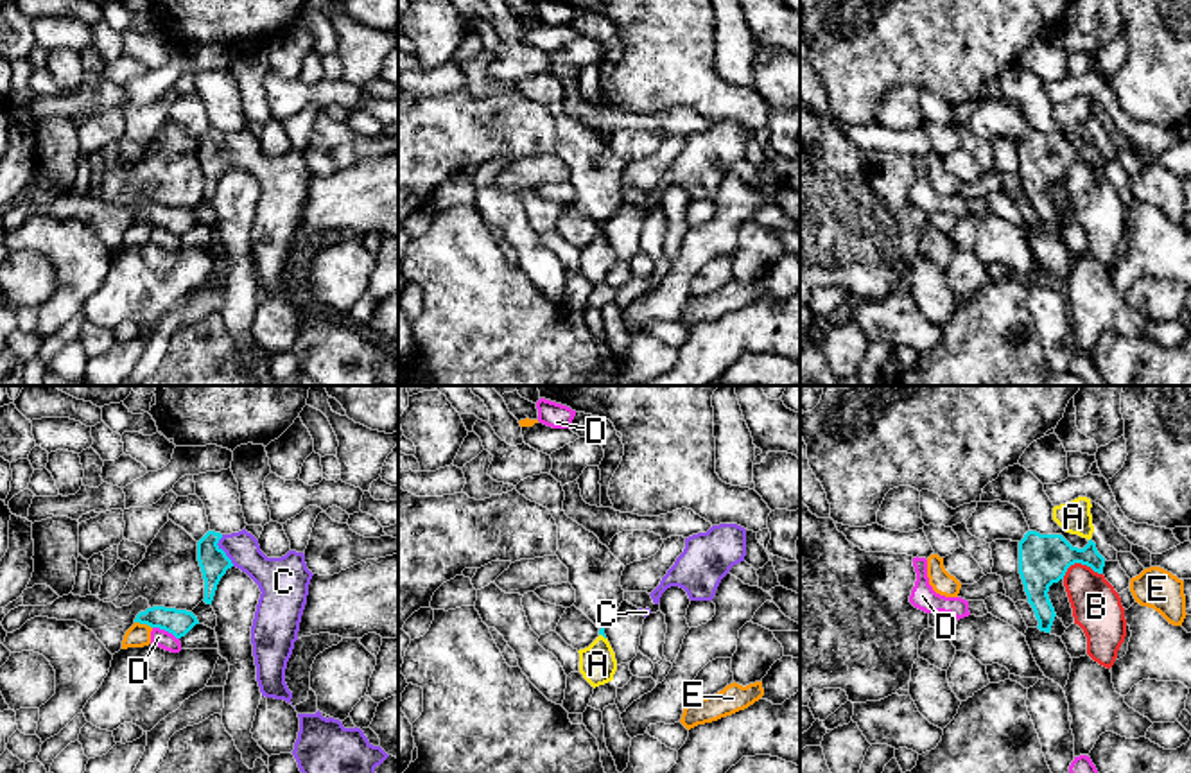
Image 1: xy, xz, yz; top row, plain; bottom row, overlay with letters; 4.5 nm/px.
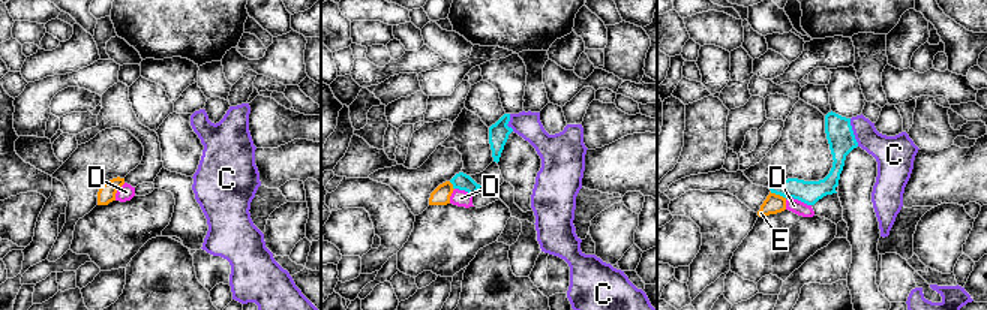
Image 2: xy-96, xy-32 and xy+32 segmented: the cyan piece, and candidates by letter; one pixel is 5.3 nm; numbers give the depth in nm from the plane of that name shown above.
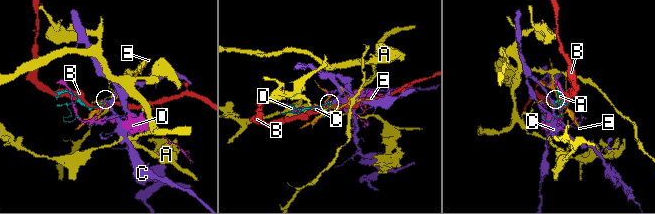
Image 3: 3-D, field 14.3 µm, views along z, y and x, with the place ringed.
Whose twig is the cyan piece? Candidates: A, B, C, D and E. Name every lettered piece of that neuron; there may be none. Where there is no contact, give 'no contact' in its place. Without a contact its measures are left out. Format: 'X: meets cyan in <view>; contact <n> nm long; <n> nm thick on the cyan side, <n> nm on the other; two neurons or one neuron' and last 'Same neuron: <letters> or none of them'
A: meets cyan in xz; contact 40 nm long; 30 nm thick on the cyan side, 170 nm on the other; two neurons
B: meets cyan in yz; contact 190 nm long; 220 nm thick on the cyan side, 220 nm on the other; two neurons
C: meets cyan in xy; contact 160 nm long; 130 nm thick on the cyan side, 160 nm on the other; one neuron
D: meets cyan in xy; contact 130 nm long; 120 nm thick on the cyan side, 80 nm on the other; two neurons
E: meets cyan in xy; contact 90 nm long; 120 nm thick on the cyan side, 110 nm on the other; two neurons
Same neuron: C

